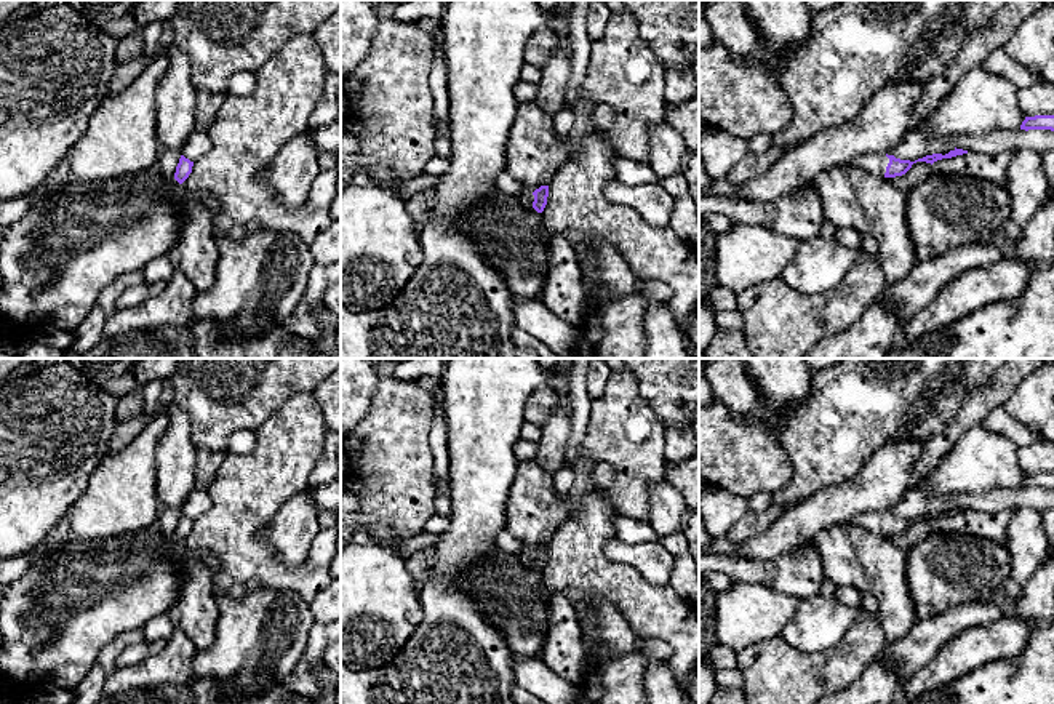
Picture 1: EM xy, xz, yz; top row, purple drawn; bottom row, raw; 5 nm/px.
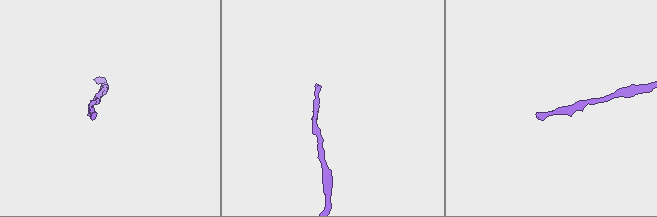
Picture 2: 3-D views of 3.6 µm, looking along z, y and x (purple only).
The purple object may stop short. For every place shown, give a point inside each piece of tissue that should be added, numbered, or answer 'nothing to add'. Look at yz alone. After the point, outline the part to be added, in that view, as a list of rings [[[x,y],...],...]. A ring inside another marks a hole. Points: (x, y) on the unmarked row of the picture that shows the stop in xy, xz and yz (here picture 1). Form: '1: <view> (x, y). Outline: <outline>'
1: yz (877, 522). Outline: [[[862,512],[848,518],[844,523],[860,525],[870,531],[884,534],[889,517],[883,512]]]

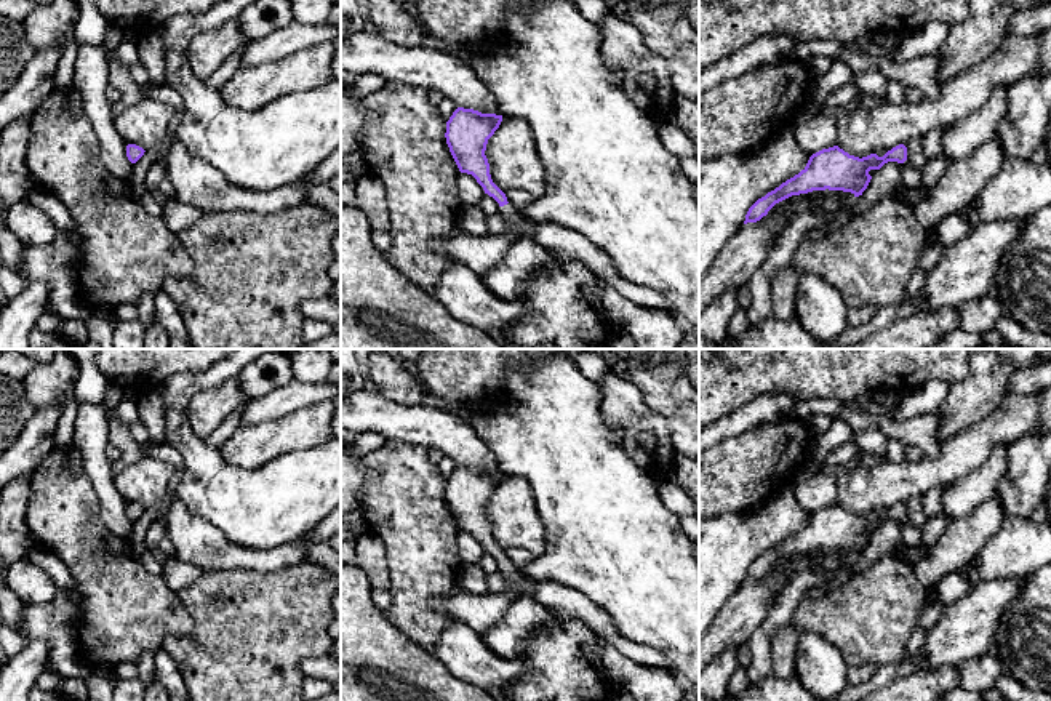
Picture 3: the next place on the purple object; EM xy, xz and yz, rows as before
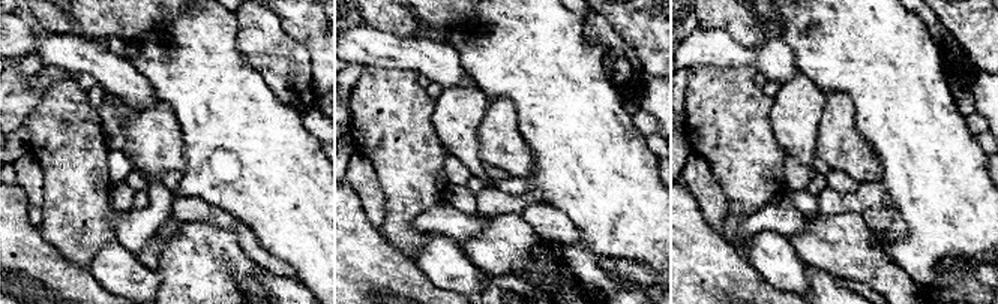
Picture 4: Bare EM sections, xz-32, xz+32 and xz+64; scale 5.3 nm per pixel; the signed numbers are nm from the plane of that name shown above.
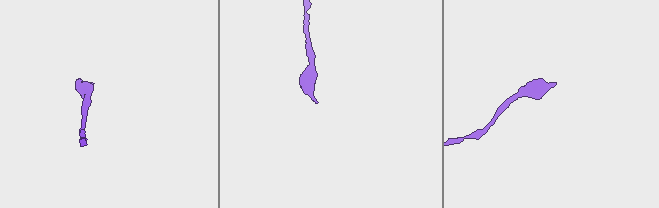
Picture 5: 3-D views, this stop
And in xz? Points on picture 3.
1: xz (509, 570). Outline: [[[510,562],[499,565],[499,571],[507,578],[510,584],[522,576],[520,568]]]

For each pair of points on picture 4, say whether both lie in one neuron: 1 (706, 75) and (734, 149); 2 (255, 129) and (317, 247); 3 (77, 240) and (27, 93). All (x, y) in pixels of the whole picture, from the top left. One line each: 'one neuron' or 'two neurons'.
1: one neuron
2: one neuron
3: two neurons

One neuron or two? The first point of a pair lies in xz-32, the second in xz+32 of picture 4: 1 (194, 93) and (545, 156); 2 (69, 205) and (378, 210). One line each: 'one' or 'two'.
1: one
2: two

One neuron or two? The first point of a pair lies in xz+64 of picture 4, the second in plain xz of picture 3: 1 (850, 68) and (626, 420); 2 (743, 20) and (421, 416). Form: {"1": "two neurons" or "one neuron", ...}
{"1": "two neurons", "2": "two neurons"}

